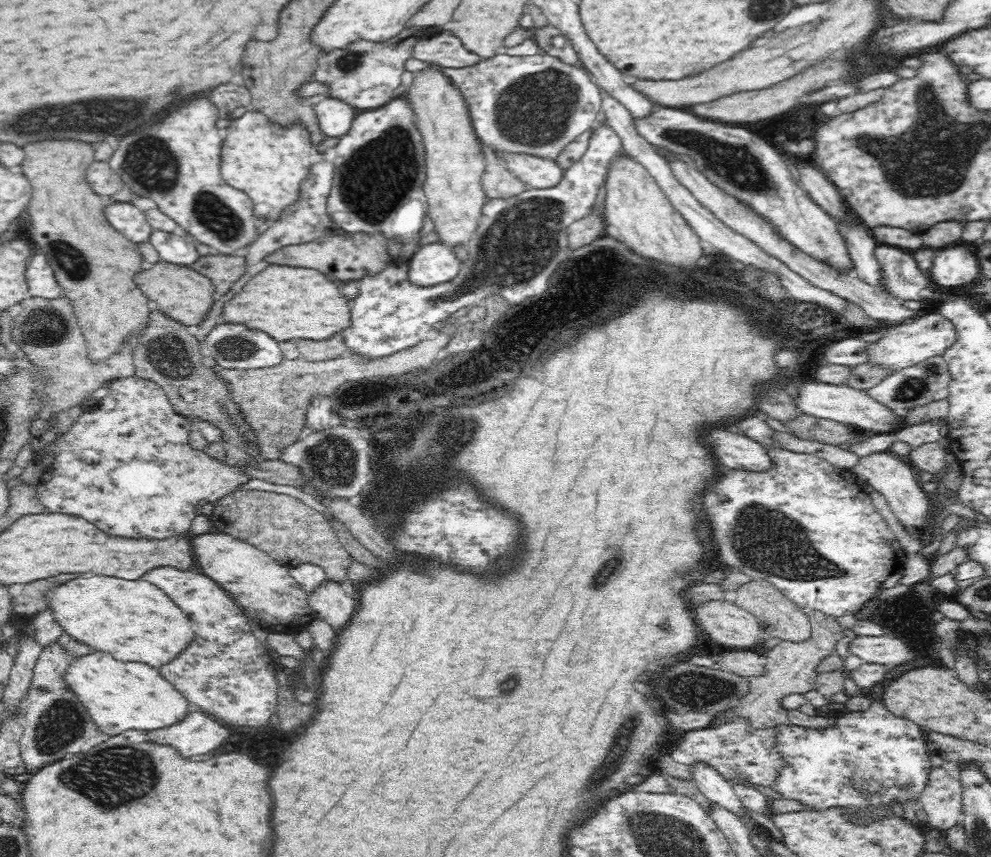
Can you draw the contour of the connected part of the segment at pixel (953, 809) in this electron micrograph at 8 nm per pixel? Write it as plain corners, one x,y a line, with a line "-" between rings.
930,767
926,784
916,798
920,810
928,815
928,824
943,833
961,821
962,787
959,780
943,767

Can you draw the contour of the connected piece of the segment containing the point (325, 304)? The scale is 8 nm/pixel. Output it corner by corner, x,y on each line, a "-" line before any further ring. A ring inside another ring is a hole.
268,266
264,272
252,276
248,284
224,304
222,317
226,323
246,324
262,330
274,340
328,340
351,326
351,308
340,288
322,272
310,268
-
268,296
268,300
266,300

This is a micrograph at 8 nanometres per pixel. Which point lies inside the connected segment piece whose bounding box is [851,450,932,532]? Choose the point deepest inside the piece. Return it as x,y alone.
892,476

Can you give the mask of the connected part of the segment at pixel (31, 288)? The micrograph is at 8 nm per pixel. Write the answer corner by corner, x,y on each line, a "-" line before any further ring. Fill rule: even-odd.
33,255
26,266
25,279
29,297
56,299
62,296
63,292
56,282
53,268
44,255

